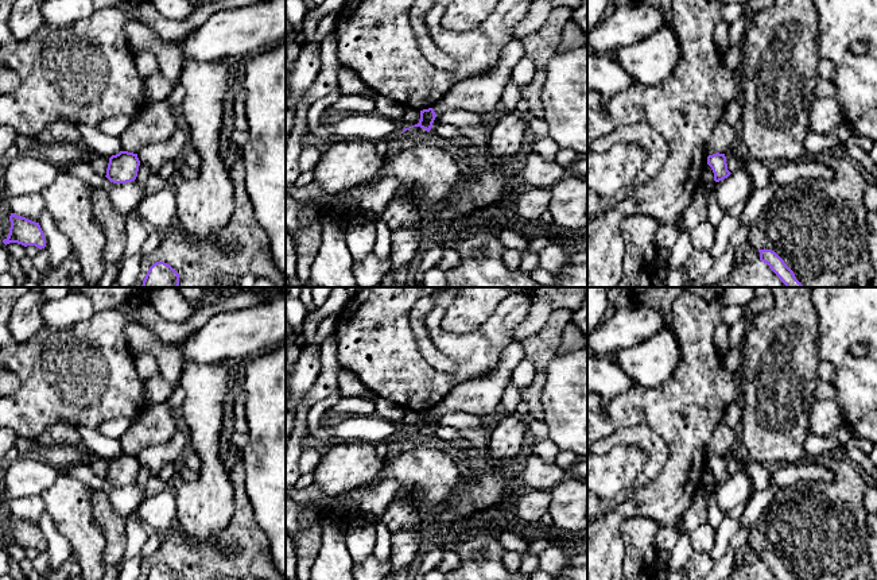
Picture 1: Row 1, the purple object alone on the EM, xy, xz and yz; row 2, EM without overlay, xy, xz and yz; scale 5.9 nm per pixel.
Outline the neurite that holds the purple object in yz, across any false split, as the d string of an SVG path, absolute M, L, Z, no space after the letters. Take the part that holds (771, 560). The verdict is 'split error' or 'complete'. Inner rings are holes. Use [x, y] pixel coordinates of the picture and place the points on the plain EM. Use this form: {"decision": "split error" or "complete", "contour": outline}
{"decision": "complete", "contour": "M758 552L760 562L767 565L779 580L796 580L793 573L772 552Z"}

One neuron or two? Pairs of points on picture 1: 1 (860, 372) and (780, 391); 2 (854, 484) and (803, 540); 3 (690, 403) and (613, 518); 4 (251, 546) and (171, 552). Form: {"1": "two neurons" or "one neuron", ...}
{"1": "two neurons", "2": "one neuron", "3": "one neuron", "4": "one neuron"}

